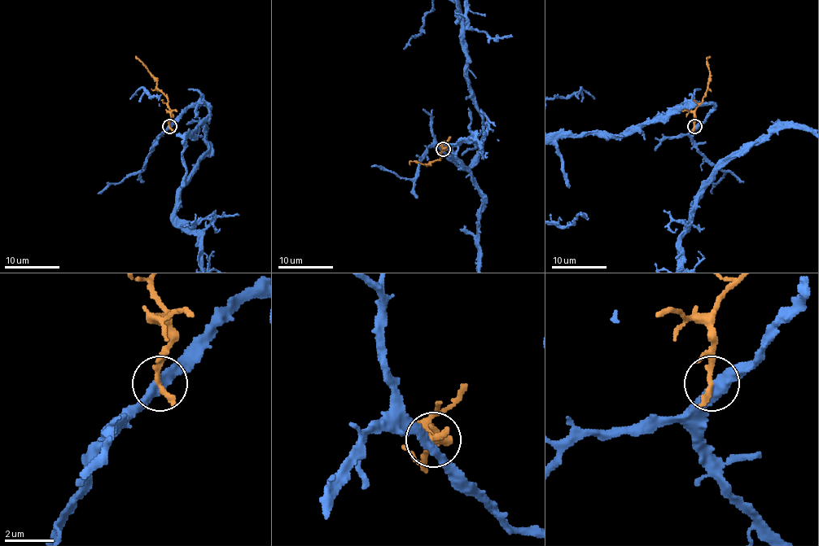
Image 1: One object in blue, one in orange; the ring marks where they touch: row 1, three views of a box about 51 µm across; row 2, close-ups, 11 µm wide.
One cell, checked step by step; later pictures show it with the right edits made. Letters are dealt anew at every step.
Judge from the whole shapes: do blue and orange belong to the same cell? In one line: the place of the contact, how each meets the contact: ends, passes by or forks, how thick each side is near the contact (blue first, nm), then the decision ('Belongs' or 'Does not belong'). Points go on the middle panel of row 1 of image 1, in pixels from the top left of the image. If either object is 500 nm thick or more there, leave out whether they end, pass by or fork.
Place: (443, 149). At the ring blue passes by. At the ring orange ends. Thickness 400 nm (blue) against 280 nm. Does not belong

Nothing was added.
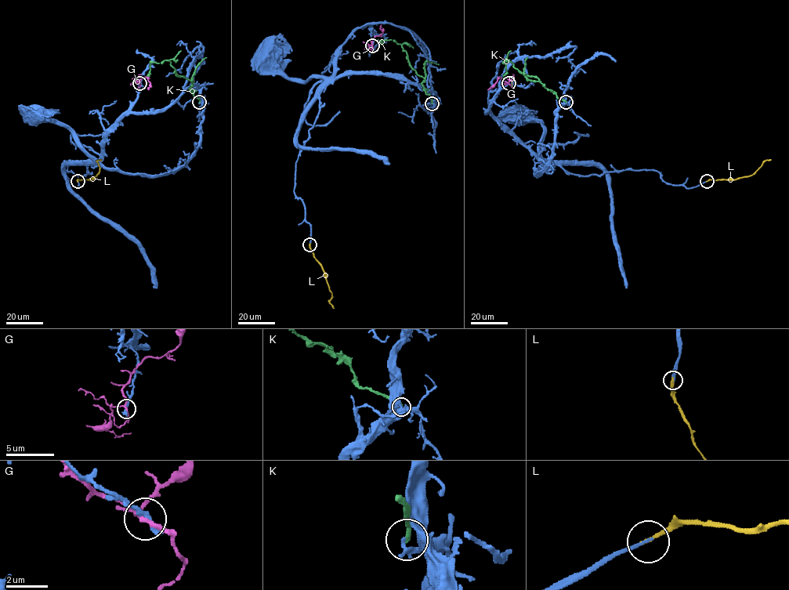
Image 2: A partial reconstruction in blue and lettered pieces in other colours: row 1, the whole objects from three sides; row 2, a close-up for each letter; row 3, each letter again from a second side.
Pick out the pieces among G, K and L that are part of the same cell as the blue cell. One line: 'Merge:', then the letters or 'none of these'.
Merge: L

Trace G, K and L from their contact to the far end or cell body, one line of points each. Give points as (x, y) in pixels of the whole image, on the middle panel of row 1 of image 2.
G: (372, 45), (373, 38), (382, 33), (381, 25)
K: (432, 103), (421, 84), (425, 79), (411, 66), (401, 45), (378, 40)
L: (309, 244), (313, 256), (323, 271), (331, 293), (329, 302), (334, 308)

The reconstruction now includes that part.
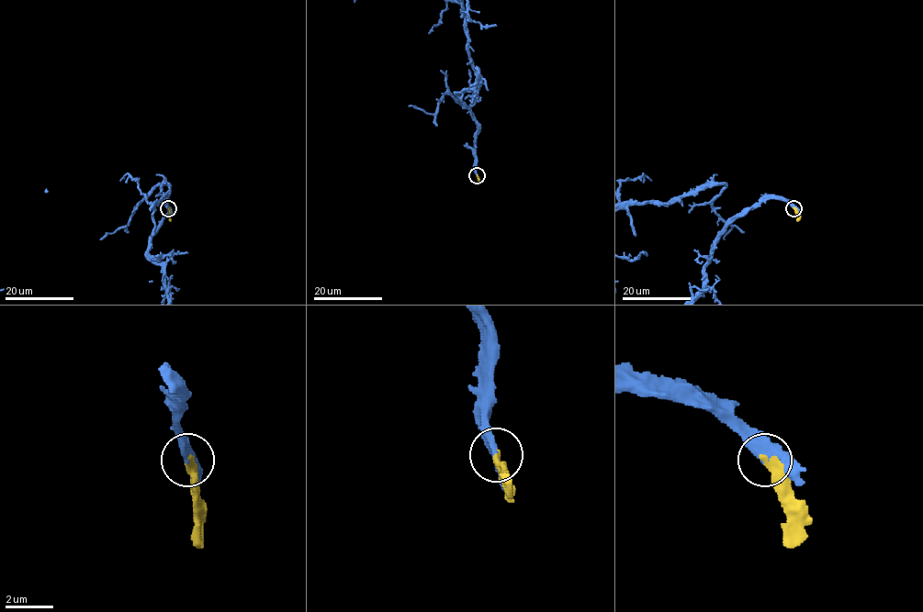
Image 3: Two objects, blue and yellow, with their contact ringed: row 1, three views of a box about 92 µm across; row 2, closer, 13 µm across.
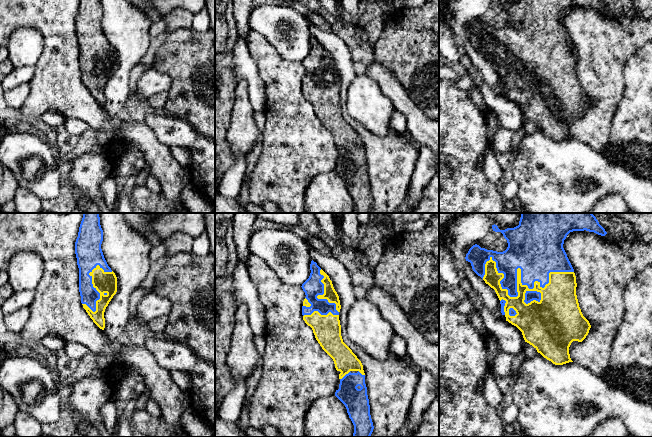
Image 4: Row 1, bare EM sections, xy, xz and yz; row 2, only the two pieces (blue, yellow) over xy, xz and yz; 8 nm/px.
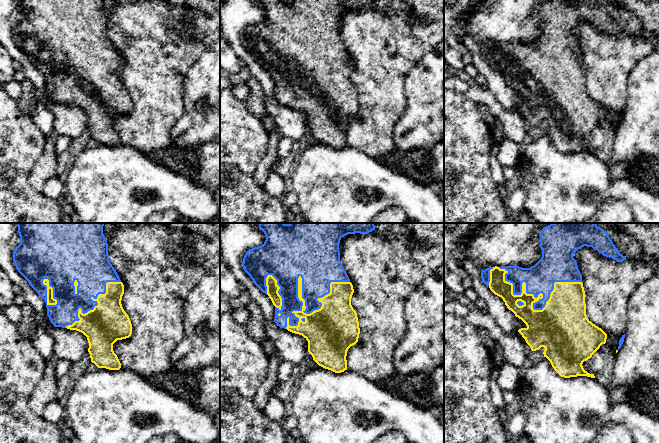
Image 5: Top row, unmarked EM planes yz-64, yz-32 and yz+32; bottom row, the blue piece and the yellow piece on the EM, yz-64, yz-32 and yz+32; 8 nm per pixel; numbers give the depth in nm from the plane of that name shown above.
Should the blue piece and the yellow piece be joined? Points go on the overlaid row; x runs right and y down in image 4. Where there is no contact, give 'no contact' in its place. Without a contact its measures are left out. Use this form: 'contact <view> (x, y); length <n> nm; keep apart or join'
contact yz (516, 277); length 700 nm; join

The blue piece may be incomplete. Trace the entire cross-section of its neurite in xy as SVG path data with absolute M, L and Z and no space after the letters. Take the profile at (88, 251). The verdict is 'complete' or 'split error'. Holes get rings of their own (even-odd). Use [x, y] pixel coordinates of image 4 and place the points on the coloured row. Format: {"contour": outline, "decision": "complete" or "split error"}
{"contour": "M83 213L75 242L81 303L93 322L105 328L104 312L117 292L117 277L108 266L101 244L99 213Z", "decision": "split error"}

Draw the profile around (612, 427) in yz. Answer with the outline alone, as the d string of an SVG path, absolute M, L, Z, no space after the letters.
M608 418L600 422L592 432L585 437L627 437L628 430L619 418Z

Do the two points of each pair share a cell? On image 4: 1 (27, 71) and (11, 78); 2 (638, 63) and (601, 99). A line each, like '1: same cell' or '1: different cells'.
1: same cell
2: different cells

